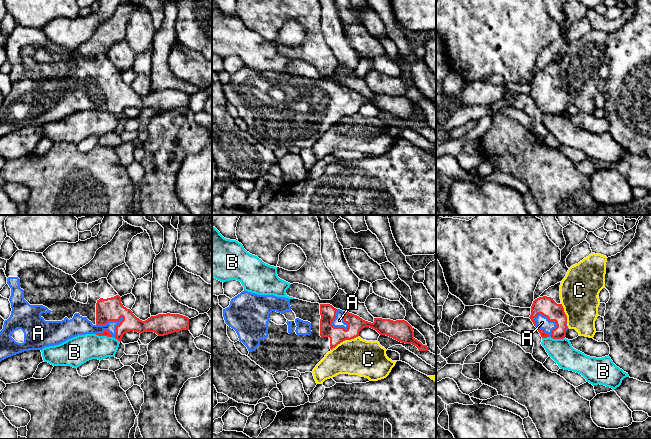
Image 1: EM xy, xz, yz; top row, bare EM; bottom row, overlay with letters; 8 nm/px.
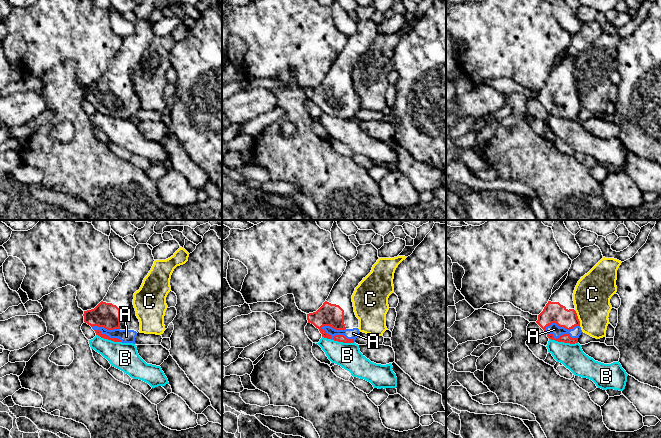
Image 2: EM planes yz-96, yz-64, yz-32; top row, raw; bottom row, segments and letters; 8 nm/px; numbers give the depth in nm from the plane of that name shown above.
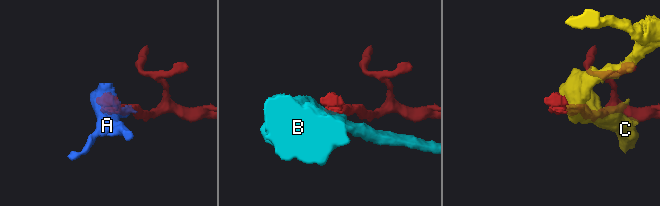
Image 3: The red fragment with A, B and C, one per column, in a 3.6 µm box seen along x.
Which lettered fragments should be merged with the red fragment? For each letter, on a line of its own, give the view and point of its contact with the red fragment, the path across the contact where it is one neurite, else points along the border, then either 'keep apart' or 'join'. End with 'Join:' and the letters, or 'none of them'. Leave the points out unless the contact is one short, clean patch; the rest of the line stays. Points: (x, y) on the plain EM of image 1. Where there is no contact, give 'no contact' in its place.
A: yz (546, 92) | across yz (546, 82), (546, 92), (542, 98) | join
B: xy (103, 111) | along xy (95, 110), (111, 113) | keep apart
C: xz (344, 116) | keep apart
Join: A

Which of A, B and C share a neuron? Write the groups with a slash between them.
A / B / C

